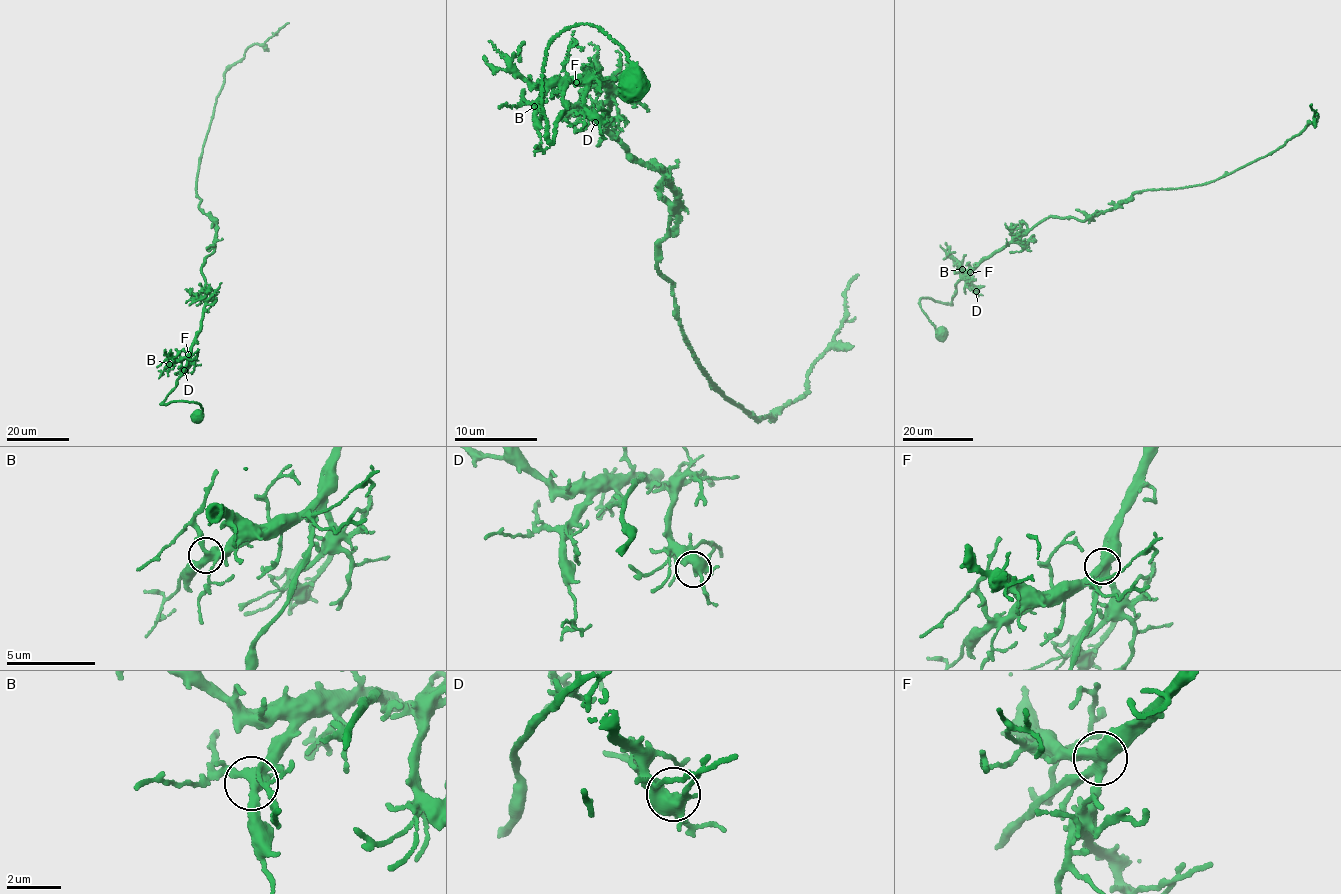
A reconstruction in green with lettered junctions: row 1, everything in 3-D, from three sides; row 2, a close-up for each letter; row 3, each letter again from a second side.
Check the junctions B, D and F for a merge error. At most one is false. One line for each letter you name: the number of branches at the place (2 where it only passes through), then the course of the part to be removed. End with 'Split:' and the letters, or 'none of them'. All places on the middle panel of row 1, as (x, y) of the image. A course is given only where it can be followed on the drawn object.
Split: none of them

